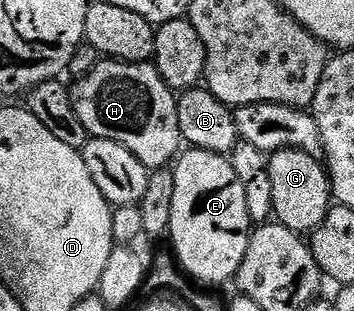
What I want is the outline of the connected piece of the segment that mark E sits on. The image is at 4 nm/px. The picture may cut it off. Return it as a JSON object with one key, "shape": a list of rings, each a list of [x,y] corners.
{"shape":[[[188,148],[175,159],[175,166],[176,171],[172,174],[172,211],[168,214],[174,257],[183,273],[197,283],[209,282],[212,286],[219,282],[231,283],[242,264],[242,256],[246,256],[248,240],[254,229],[250,212],[246,212],[246,192],[225,155]]]}

